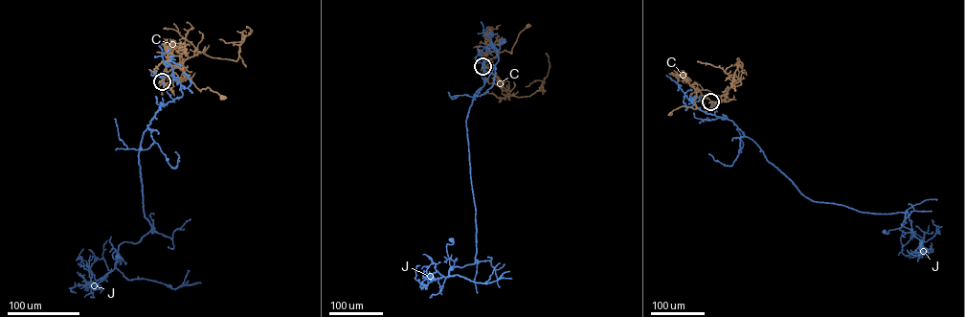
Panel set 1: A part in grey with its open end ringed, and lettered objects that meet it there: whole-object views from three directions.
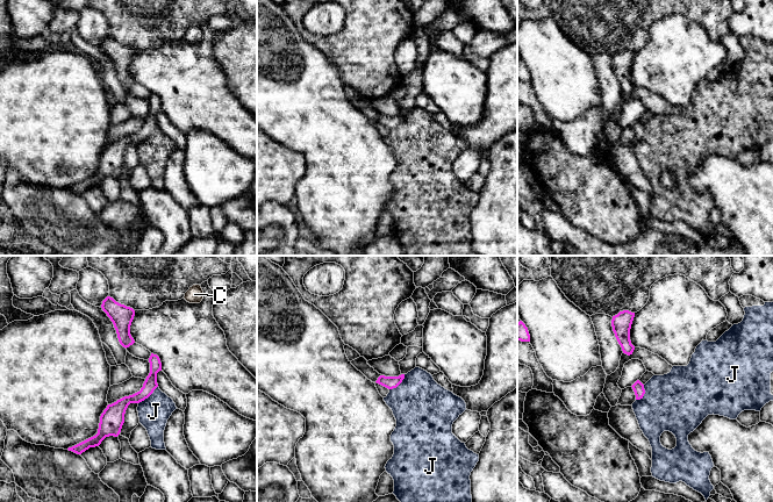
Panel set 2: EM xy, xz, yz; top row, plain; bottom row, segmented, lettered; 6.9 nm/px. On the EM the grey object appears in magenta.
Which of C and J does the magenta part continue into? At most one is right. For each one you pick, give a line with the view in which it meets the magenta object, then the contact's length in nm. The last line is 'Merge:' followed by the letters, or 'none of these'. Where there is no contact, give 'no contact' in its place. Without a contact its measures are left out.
C: no contact
Merge: C

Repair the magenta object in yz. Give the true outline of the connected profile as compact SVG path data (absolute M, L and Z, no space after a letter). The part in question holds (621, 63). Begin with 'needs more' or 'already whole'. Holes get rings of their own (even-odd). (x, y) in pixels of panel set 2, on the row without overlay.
already whole; M629 50L620 51L613 56L611 66L618 84L622 87L623 93L632 94L635 86L630 80L630 69L635 57L635 52Z

